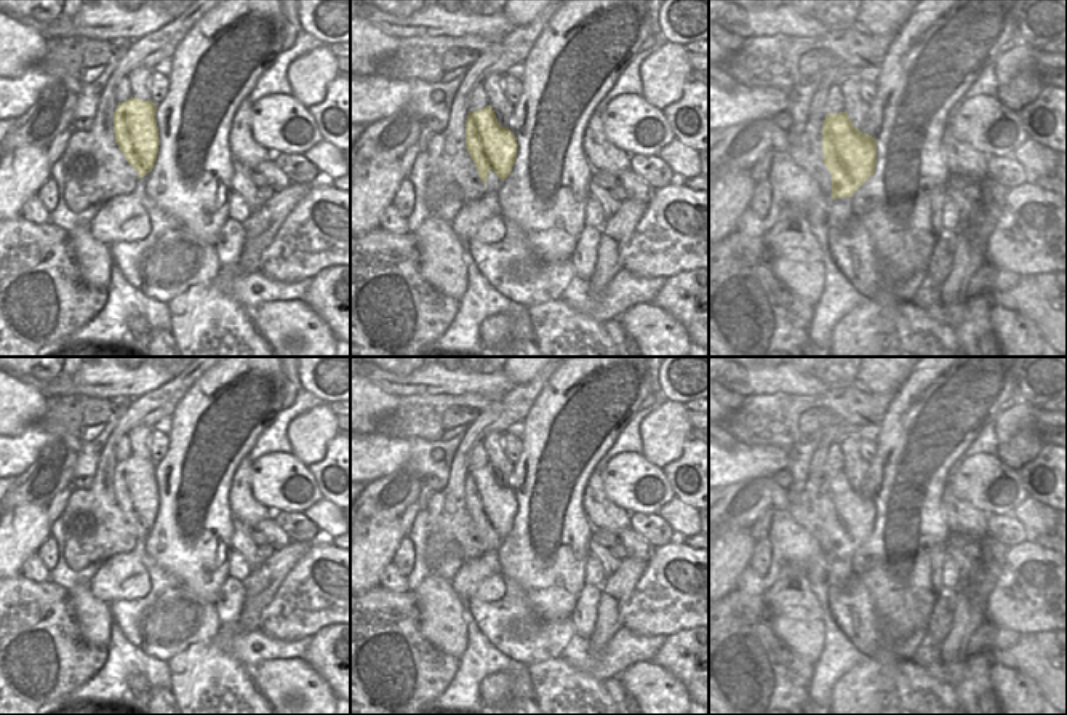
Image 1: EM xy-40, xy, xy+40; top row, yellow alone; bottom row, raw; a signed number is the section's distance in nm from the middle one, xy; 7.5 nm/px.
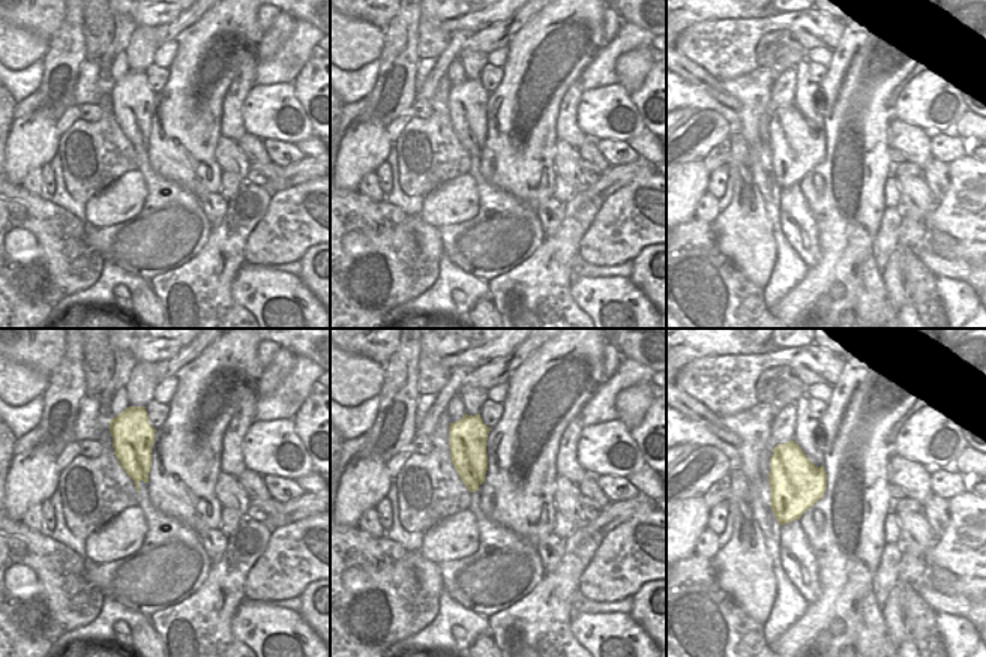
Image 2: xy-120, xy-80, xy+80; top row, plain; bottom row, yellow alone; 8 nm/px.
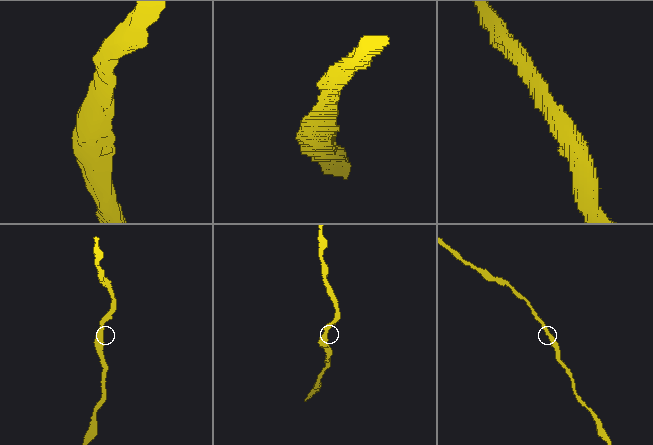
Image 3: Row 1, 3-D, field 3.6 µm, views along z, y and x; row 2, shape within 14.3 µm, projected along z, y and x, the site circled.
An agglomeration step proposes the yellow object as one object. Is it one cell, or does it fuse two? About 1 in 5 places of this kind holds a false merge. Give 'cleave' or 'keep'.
keep

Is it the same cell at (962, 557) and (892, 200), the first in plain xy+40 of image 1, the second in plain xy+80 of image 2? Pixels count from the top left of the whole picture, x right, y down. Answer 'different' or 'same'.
different

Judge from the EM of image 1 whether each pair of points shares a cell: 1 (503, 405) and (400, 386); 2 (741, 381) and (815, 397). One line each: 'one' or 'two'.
1: two
2: two

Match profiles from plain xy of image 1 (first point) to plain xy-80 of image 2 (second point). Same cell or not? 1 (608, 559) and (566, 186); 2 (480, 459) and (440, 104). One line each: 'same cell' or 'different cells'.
1: different cells
2: different cells

